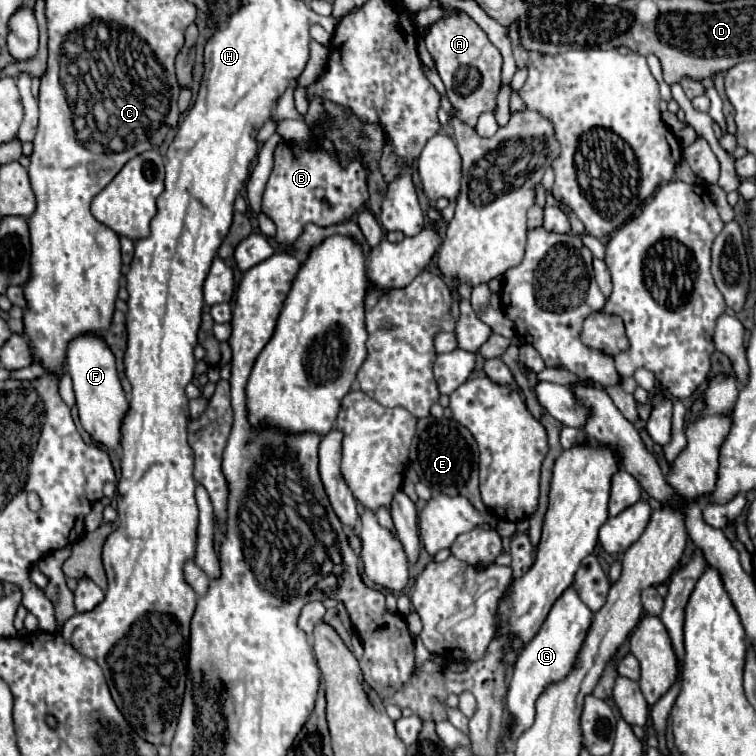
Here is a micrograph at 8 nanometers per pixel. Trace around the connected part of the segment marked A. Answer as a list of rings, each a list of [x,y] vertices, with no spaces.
[[[444,9],[442,19],[428,27],[424,43],[436,61],[438,75],[446,85],[450,103],[456,109],[456,115],[462,123],[476,127],[480,113],[496,109],[496,97],[502,87],[502,55],[490,43],[486,33],[476,27],[476,23],[458,9]]]

